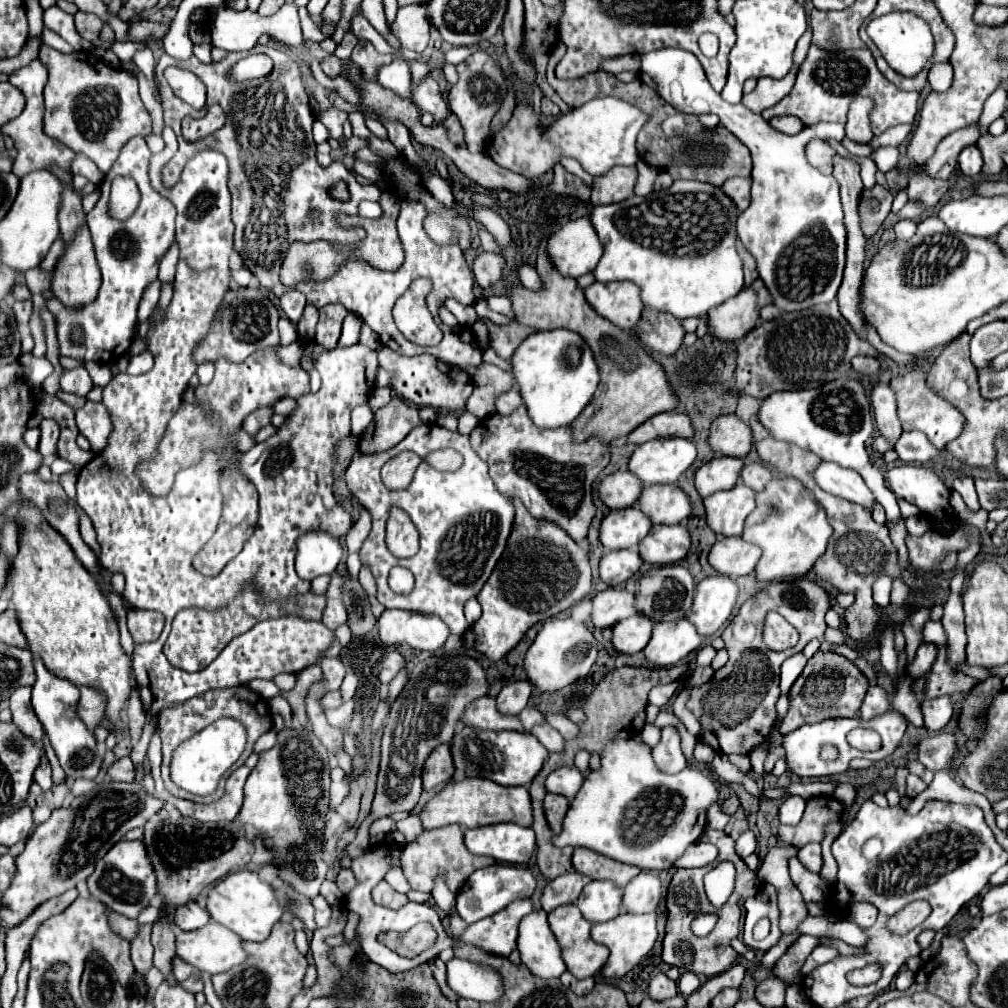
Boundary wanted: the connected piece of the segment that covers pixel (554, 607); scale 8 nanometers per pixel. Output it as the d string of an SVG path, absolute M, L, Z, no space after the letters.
M515 501L515 511L507 549L477 595L483 615L473 625L473 633L477 635L475 649L491 661L505 657L529 627L573 607L591 593L591 567L587 553L555 523L535 521L535 517L523 509L521 501Z

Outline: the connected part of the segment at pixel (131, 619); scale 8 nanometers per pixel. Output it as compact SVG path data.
M129 611L127 627L135 643L149 641L149 623L163 623L163 615L155 611Z

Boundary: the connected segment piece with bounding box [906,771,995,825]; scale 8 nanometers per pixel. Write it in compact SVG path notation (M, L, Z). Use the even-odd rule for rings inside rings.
M939 771L933 777L933 783L921 793L912 799L912 803L906 808L906 813L915 815L925 806L927 801L939 799L939 801L955 801L955 803L965 803L965 805L977 805L985 813L985 821L989 825L995 823L995 813L991 809L991 803L987 801L985 795L973 793L965 787L959 787L948 771Z

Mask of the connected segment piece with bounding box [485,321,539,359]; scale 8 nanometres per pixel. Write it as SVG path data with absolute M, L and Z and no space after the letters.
M485 321L485 323L489 327L491 347L503 359L511 359L513 357L513 351L517 349L517 345L521 345L527 339L527 335L533 335L533 333L539 331L535 327L525 327L521 323L511 323L507 327L497 327L491 321Z

